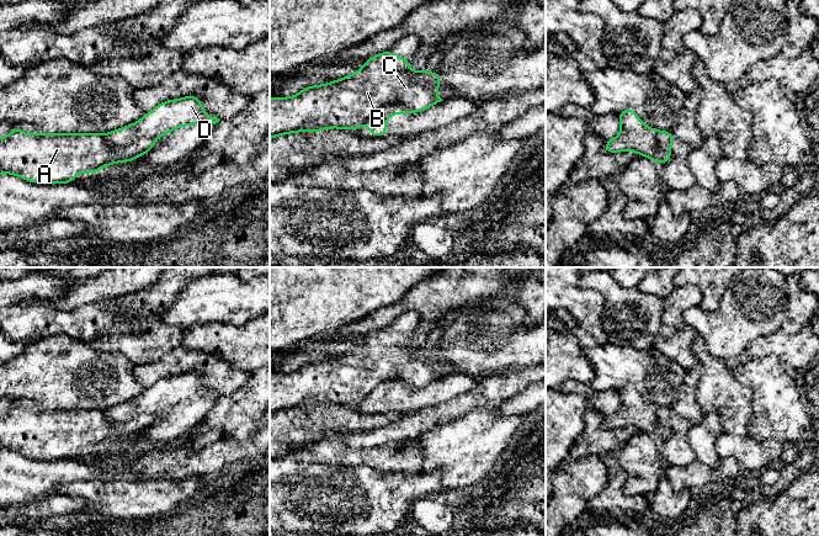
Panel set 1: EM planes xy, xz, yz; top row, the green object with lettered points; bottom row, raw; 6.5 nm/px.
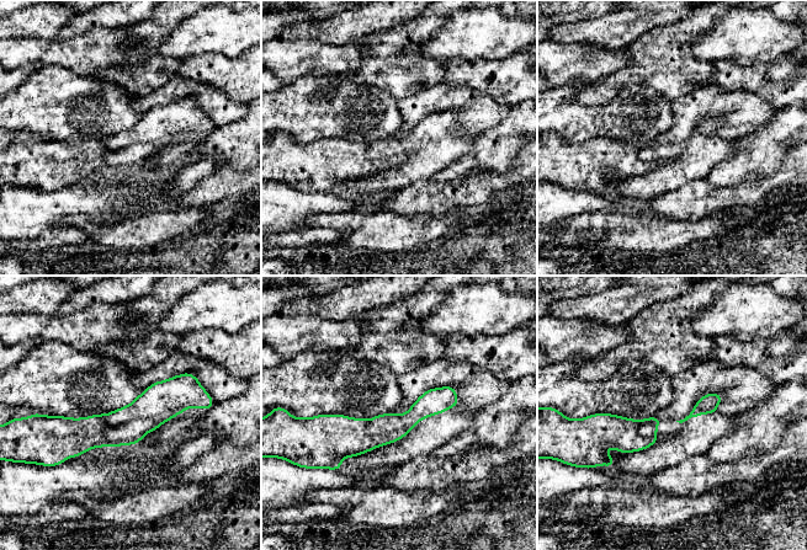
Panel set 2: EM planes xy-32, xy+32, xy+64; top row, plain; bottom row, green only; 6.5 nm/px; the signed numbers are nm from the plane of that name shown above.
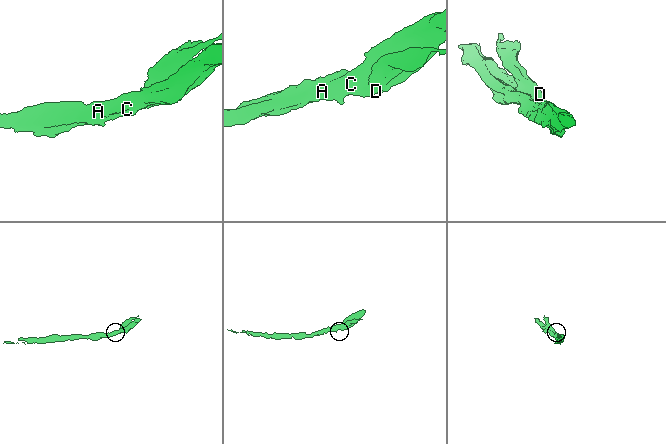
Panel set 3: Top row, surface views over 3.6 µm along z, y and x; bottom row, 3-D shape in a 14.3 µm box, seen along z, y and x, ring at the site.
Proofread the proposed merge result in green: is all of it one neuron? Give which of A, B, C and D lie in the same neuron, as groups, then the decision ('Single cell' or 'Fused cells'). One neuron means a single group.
Groups: A B C / D. Fused cells

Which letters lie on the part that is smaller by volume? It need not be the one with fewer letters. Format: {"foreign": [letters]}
{"foreign": ["D"]}

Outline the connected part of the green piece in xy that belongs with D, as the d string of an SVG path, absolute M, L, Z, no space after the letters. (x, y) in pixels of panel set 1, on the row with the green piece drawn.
M187 96L159 104L138 122L107 133L106 140L110 147L117 148L142 137L158 138L181 126L192 126L198 122L216 124L219 121L202 110L200 97Z

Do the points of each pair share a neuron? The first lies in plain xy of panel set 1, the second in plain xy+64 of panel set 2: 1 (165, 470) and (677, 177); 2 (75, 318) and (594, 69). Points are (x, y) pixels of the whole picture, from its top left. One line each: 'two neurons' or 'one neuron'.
1: two neurons
2: one neuron

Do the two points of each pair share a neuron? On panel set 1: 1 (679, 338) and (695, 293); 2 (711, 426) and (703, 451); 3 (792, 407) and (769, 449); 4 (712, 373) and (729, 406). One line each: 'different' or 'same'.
1: same
2: same
3: different
4: same

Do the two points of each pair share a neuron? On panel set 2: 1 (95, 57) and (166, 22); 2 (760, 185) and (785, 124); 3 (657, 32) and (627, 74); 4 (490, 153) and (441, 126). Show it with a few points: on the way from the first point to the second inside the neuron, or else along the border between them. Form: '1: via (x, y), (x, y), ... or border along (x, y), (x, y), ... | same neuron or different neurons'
1: border along (126, 26), (123, 38), (143, 47), (137, 68) | different neurons
2: border along (786, 156), (774, 174), (755, 176), (737, 186) | different neurons
3: via (657, 43), (638, 64) | same neuron
4: border along (477, 134), (472, 147), (451, 163) | different neurons

